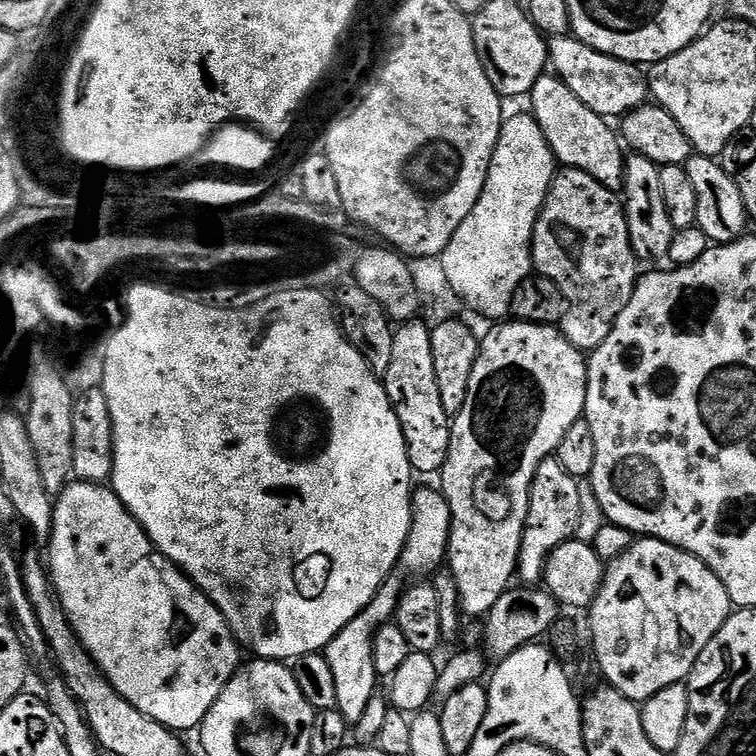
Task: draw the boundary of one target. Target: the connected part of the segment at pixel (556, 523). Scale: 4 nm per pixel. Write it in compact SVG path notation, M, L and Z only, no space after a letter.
M549 458L538 466L538 474L534 474L532 493L530 494L530 506L526 526L520 543L520 562L518 565L518 580L524 586L536 586L544 579L544 567L548 556L562 542L573 539L578 526L578 486L576 480L566 470L562 470L562 462Z

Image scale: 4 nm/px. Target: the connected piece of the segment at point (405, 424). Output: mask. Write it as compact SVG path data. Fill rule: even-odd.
M420 318L405 320L392 333L394 350L390 350L390 366L382 378L386 394L392 403L394 414L398 414L398 422L402 426L402 434L406 438L406 454L410 458L413 473L439 473L443 468L452 437L452 425L446 409L442 407L442 398L438 395L438 378L434 374L434 346L432 345L432 328L424 325Z

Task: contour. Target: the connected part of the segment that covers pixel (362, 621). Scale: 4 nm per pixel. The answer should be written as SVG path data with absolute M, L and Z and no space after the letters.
M393 574L384 581L376 591L374 598L347 626L328 643L322 655L330 662L330 671L334 673L334 683L338 689L338 702L336 707L346 717L349 725L356 725L358 718L366 714L366 705L372 696L377 695L378 677L374 670L374 634L382 625L389 623L396 615L396 607L400 601L400 594L406 584Z

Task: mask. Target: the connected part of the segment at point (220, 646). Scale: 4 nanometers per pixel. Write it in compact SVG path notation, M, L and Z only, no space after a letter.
M72 482L59 492L54 500L52 532L47 536L46 544L48 544L46 567L52 581L52 591L55 592L56 599L59 600L60 608L66 614L70 626L76 631L80 645L88 651L92 660L100 667L100 675L106 677L110 686L114 686L116 693L122 698L126 698L126 702L130 702L130 706L134 706L134 710L142 710L142 714L149 716L154 722L171 728L177 734L185 734L184 732L190 731L191 728L192 731L199 729L210 706L214 706L214 702L218 702L222 690L242 664L242 659L240 660L241 645L230 630L226 618L218 610L218 606L214 606L214 602L210 602L210 598L200 591L171 560L167 560L161 552L156 551L155 544L145 534L143 526L134 519L130 510L126 510L126 506L116 497L111 487L104 484Z

